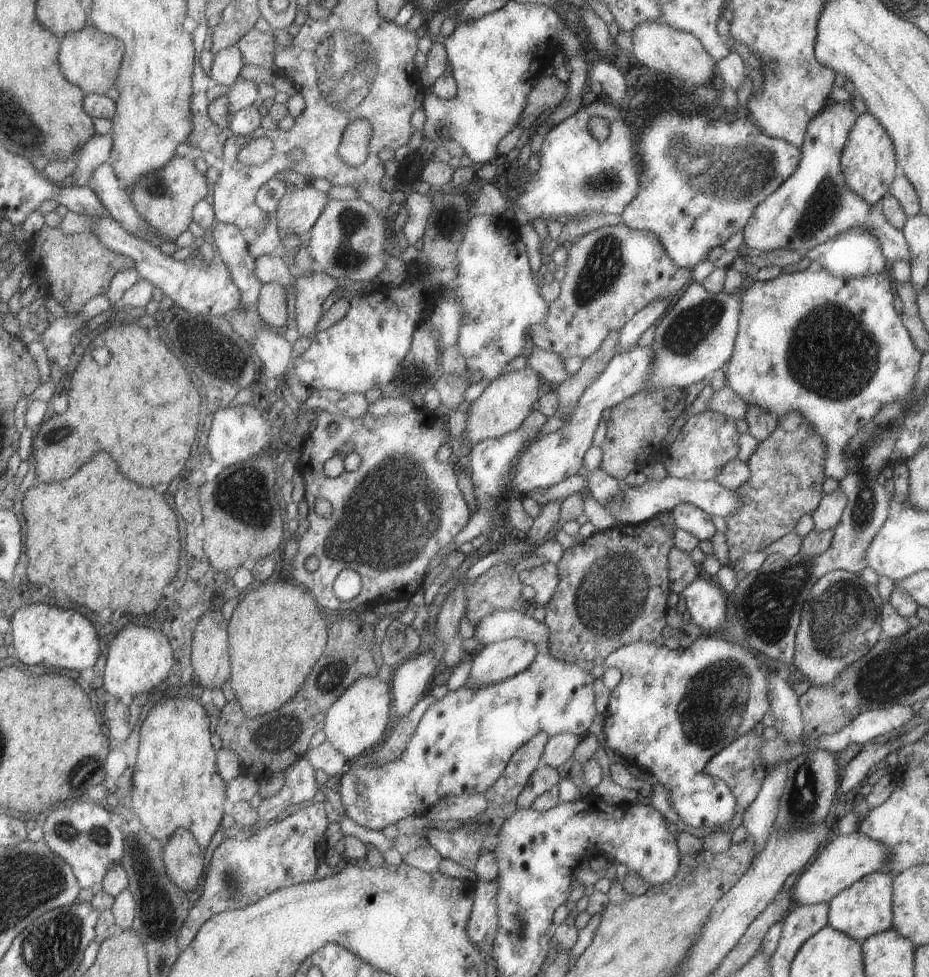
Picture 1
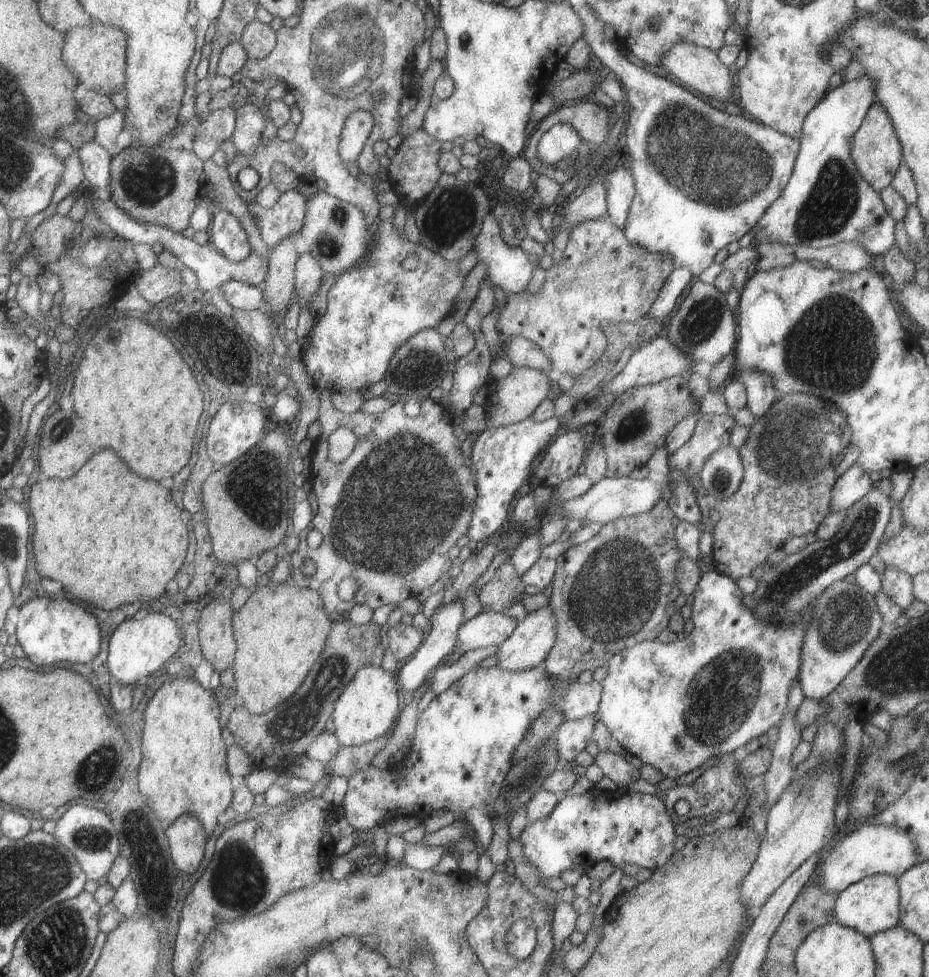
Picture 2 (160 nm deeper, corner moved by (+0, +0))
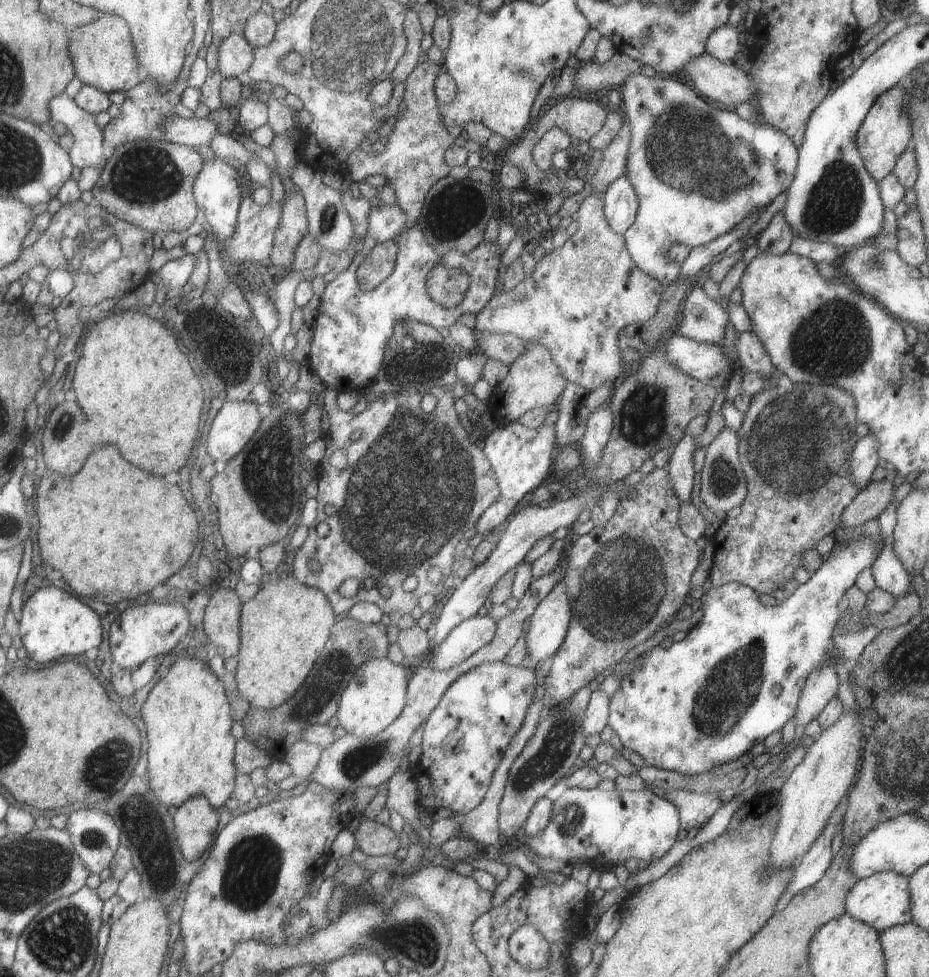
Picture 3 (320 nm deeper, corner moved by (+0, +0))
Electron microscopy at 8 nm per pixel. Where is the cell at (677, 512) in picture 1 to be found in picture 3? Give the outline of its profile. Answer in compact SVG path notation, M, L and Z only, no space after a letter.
M684 434L681 440L672 448L668 465L669 478L671 479L671 488L675 496L680 500L680 504L690 501L689 493L693 486L693 450L694 437Z

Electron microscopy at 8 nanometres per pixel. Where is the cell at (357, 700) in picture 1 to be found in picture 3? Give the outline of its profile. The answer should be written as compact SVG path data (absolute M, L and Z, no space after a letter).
M381 657L380 659L367 659L355 672L351 675L347 686L340 692L339 702L337 705L337 712L335 716L338 718L338 724L345 730L346 734L352 734L357 738L365 738L380 730L383 730L396 716L400 715L403 710L406 697L406 688L409 676L408 669L411 663L395 664L389 660L389 657Z

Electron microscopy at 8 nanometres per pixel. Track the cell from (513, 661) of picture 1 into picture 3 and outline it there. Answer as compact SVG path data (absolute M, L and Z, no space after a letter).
M559 581L525 624L526 647L534 664L553 656L565 638L571 618L566 586Z

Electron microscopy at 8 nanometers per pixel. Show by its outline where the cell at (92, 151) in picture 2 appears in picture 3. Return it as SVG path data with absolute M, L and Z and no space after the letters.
M66 93L51 99L50 109L53 120L63 123L74 137L69 151L77 171L86 166L101 168L99 164L105 158L105 144L96 115L81 108L74 97Z

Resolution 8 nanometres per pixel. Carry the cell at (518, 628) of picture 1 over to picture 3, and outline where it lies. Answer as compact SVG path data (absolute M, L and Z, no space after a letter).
M473 615L454 626L432 650L428 668L446 671L477 652L493 638L496 622L489 616Z

